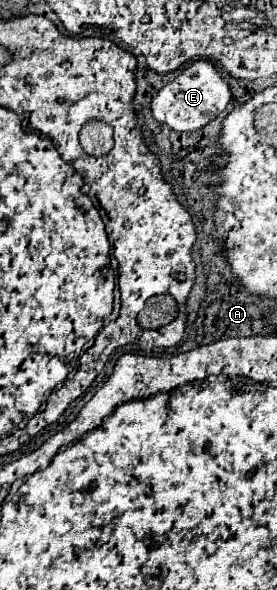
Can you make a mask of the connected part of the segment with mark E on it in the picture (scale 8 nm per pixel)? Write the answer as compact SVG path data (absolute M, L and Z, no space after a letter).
M196 61L152 99L152 115L156 121L168 125L174 131L198 131L216 119L226 109L230 99L232 91L218 69L210 61Z

